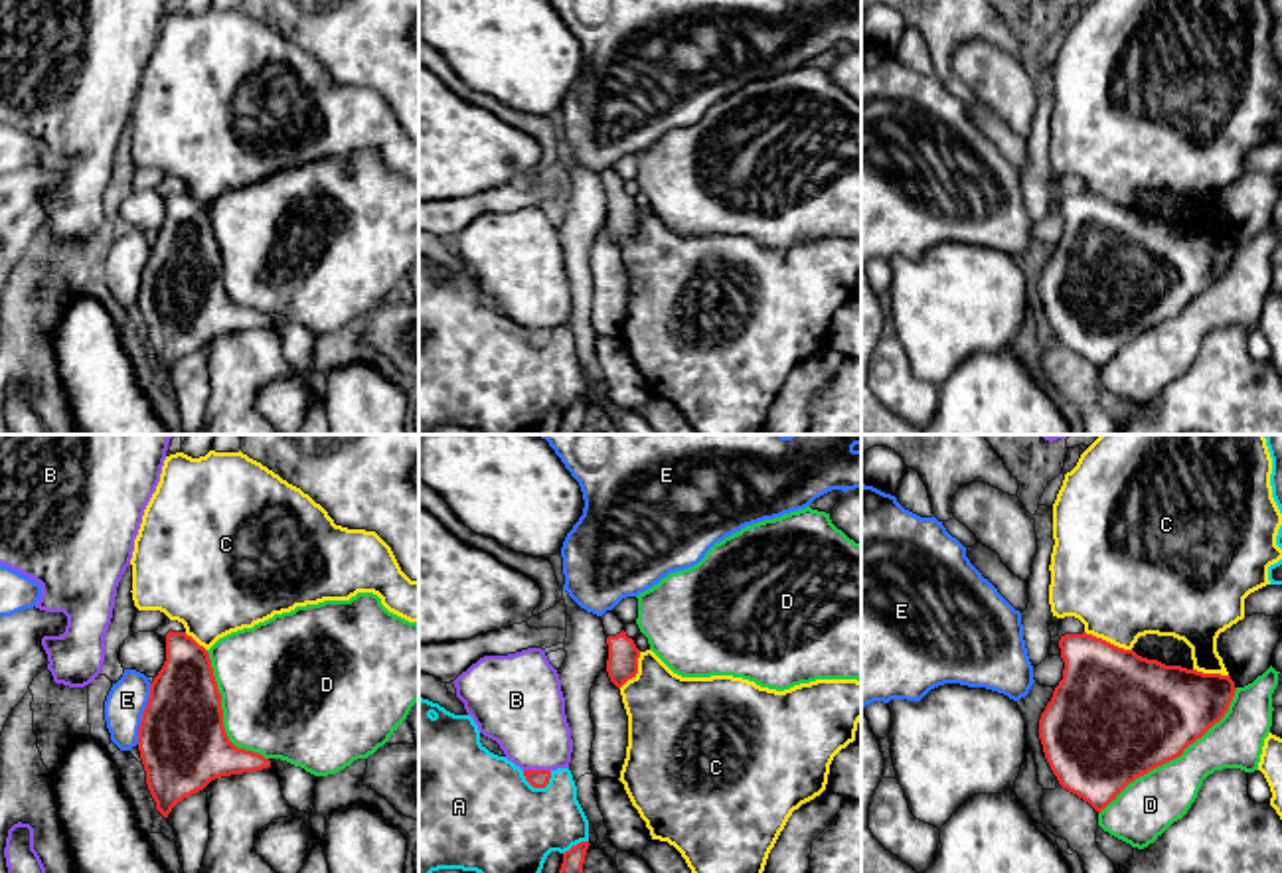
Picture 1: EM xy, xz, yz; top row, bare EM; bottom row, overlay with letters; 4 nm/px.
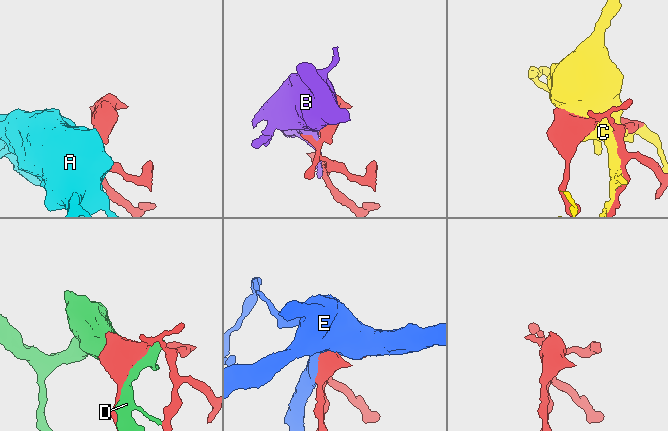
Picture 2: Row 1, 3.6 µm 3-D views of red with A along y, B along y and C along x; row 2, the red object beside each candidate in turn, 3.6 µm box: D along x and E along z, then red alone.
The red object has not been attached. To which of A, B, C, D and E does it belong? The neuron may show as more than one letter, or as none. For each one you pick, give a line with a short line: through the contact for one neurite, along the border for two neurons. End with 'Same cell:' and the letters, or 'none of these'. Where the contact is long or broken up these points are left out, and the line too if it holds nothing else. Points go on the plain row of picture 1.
Same cell: none of these

